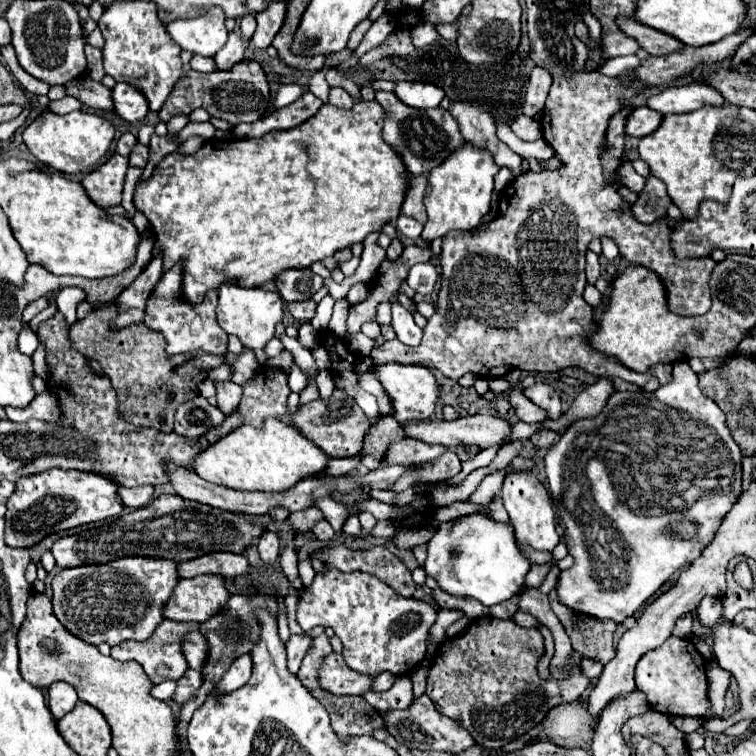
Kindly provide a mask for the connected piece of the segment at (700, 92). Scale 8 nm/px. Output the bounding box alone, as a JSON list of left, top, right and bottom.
[647,83,725,115]

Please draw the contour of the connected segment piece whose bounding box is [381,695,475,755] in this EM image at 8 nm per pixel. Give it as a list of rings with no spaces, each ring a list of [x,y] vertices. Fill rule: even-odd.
[[[421,695],[419,699],[415,699],[413,705],[405,711],[385,711],[381,715],[385,719],[387,731],[405,747],[413,747],[421,751],[445,751],[451,755],[459,755],[471,745],[475,745],[471,735],[457,721],[447,719],[445,715],[439,715],[439,711],[431,703],[431,699],[427,699],[427,695]]]

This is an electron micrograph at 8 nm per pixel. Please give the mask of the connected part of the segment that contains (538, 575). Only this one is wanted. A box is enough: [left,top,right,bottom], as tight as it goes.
[525,561,557,587]

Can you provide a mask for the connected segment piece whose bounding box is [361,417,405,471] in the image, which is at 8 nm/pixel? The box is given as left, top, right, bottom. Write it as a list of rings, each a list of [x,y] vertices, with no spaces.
[[[385,417],[381,421],[371,423],[371,431],[367,433],[365,445],[363,445],[363,465],[369,471],[379,469],[385,463],[385,453],[391,443],[405,439],[403,425],[395,421],[395,417]]]

